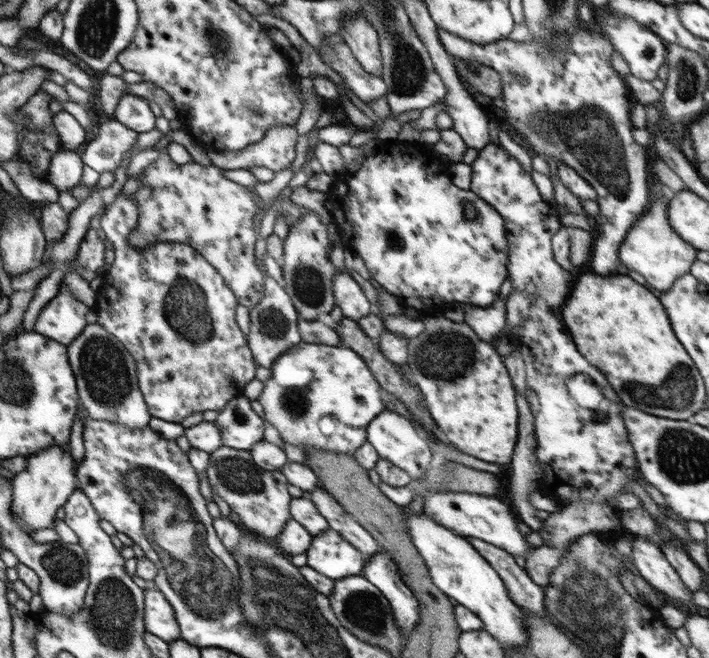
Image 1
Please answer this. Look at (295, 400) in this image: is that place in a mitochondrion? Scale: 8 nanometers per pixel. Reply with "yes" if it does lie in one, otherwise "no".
yes

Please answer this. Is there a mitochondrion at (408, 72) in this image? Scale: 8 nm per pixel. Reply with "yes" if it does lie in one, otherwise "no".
yes

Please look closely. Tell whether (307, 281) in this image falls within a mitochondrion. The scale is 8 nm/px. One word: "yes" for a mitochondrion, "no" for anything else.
yes

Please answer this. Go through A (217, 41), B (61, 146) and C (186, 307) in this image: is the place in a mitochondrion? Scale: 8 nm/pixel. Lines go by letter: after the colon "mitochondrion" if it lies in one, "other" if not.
A: mitochondrion
B: other
C: mitochondrion

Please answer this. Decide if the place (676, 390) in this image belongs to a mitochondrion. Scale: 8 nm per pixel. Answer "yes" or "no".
yes

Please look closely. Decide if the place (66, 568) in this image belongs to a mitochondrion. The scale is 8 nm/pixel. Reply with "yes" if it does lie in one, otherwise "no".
yes

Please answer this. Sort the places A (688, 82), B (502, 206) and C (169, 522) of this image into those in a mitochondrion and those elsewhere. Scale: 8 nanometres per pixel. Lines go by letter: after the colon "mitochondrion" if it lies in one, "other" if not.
A: mitochondrion
B: other
C: mitochondrion

